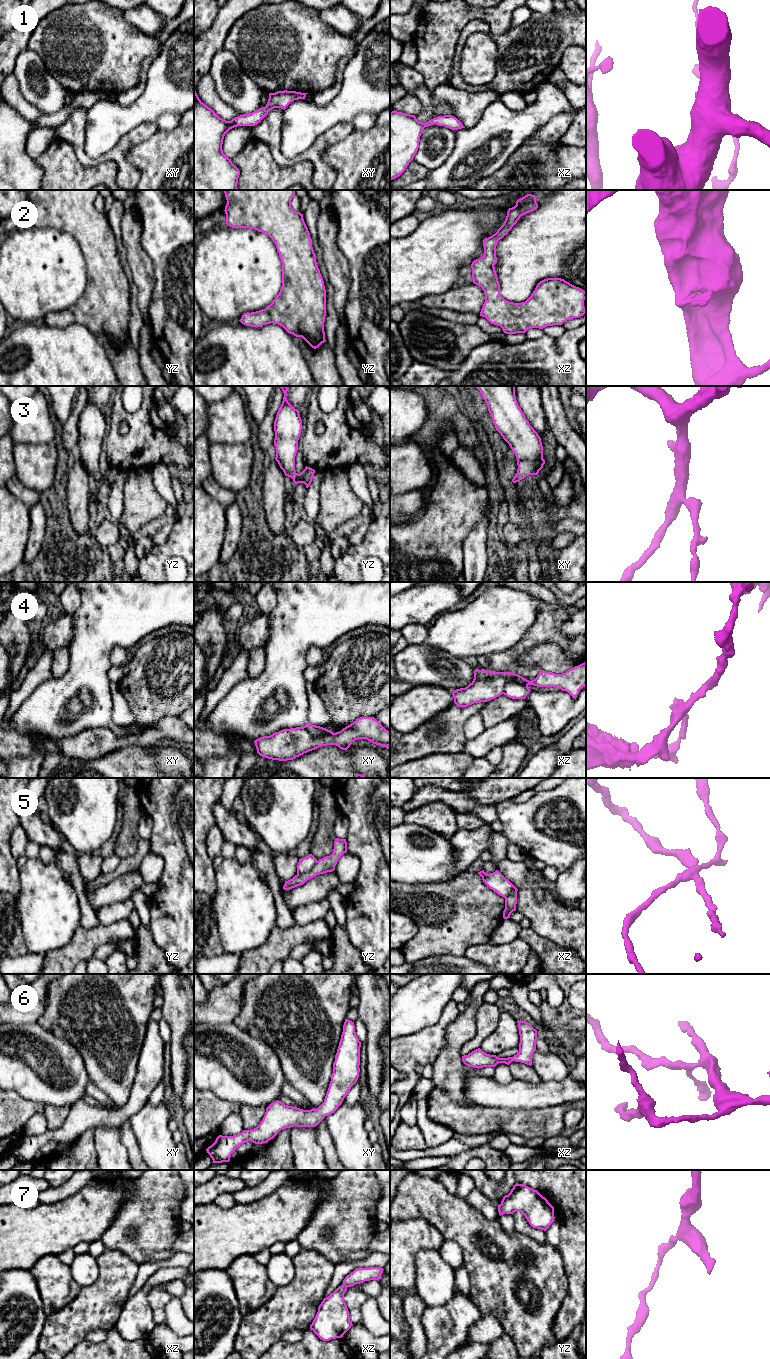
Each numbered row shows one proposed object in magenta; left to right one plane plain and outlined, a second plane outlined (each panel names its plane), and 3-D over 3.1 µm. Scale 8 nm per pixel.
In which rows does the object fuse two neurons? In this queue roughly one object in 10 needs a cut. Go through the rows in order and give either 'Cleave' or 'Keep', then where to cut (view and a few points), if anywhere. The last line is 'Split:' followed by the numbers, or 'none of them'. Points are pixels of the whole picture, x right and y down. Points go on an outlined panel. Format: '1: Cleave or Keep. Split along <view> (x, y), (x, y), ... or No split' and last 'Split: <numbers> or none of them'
1: Keep. No split
2: Keep. No split
3: Keep. No split
4: Cleave. Split along xz (527, 686), (508, 682), (502, 693)
5: Cleave. Split along yz (318, 861), (310, 870), (297, 875)
6: Keep. No split
7: Keep. No split
Split: 4, 5

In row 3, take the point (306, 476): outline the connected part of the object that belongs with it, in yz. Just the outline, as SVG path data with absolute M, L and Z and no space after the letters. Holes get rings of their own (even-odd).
M289 386L279 387L282 389L284 397L274 421L275 460L285 476L291 477L295 484L304 483L306 488L308 488L312 482L315 470L307 466L300 474L295 470L295 456L302 430L302 420L299 411L287 400L286 393Z

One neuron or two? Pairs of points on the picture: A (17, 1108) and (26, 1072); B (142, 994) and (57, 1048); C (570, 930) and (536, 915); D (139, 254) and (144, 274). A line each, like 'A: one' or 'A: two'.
A: two
B: two
C: one
D: one

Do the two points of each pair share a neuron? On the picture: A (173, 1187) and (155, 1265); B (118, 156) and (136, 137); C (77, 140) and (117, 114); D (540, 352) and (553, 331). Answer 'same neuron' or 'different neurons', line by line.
A: different neurons
B: same neuron
C: different neurons
D: different neurons

